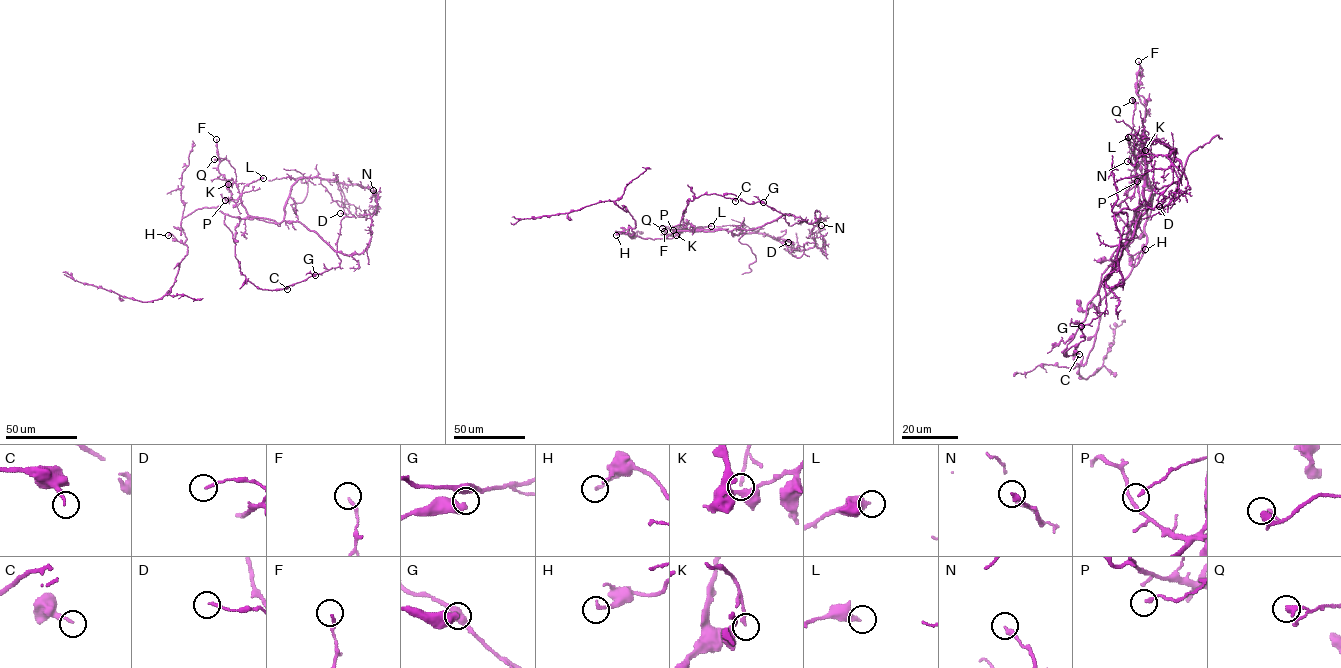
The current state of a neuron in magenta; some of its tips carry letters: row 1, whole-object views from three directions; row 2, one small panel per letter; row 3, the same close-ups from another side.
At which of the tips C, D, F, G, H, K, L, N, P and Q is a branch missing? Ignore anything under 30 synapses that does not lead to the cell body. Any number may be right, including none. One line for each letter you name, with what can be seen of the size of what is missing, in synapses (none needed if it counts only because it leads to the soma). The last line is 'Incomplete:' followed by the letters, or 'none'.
Incomplete: none

